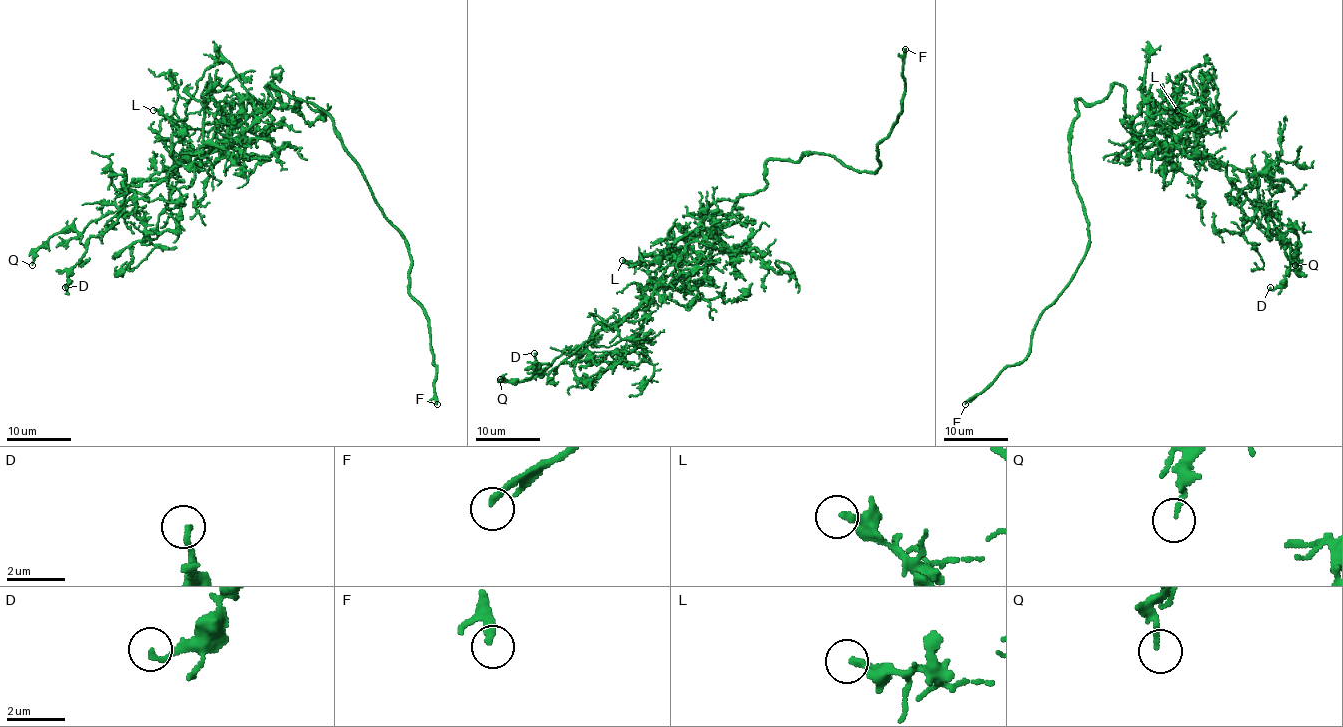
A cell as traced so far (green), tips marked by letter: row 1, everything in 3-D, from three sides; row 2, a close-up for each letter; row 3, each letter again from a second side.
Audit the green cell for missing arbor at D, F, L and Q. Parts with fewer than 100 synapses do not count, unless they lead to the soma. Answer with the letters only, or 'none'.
F

